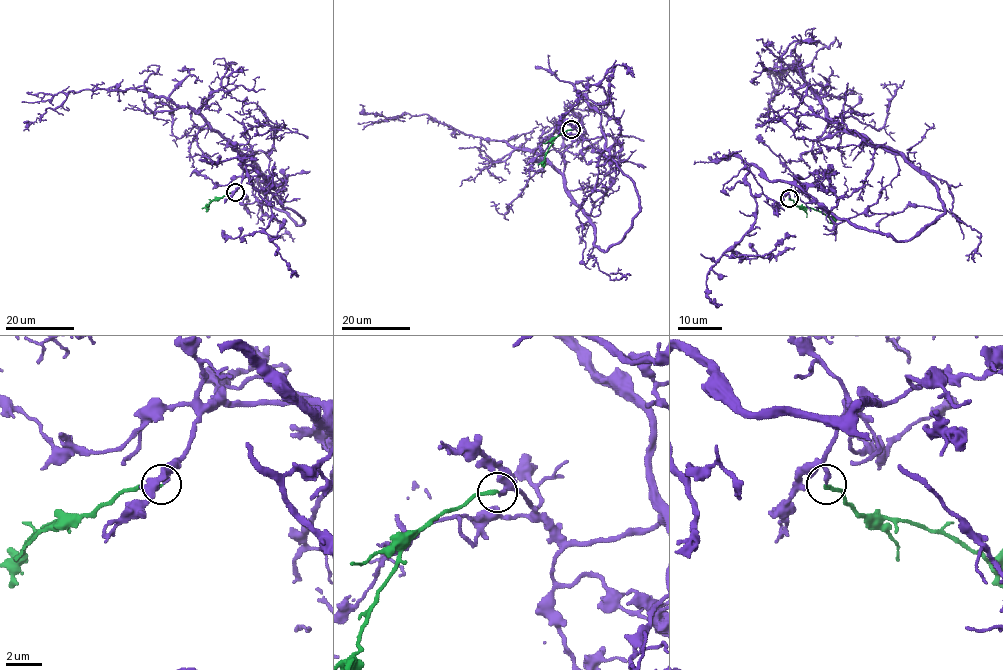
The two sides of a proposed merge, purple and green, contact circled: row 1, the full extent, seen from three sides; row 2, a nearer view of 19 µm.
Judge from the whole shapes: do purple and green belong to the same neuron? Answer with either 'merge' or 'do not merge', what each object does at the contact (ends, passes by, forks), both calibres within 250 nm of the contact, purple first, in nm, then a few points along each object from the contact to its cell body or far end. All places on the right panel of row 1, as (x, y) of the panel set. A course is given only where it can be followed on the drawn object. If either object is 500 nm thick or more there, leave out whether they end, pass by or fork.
merge; purple ends; green ends; calibres 280 and 240 nm; course purple (789, 198), (800, 178), (849, 196), (898, 151), (795, 67), (769, 68), (758, 121); course green (789, 198), (834, 219)

